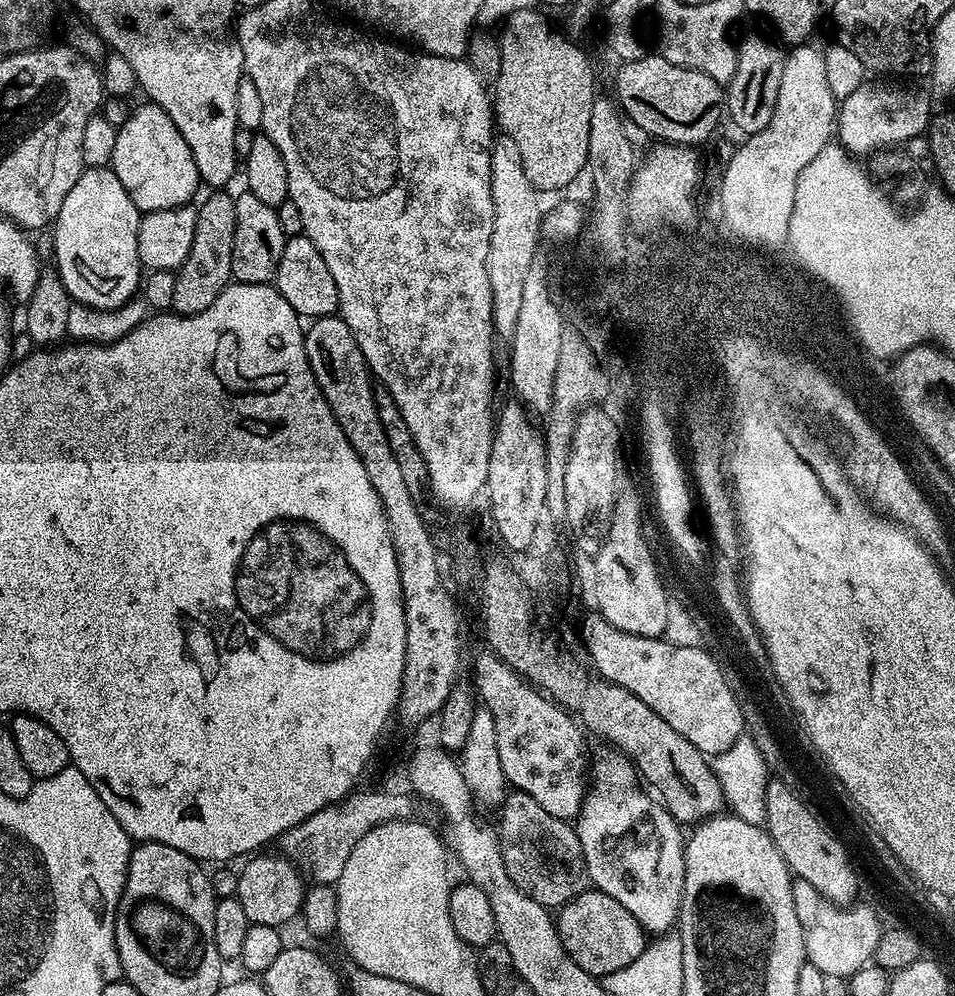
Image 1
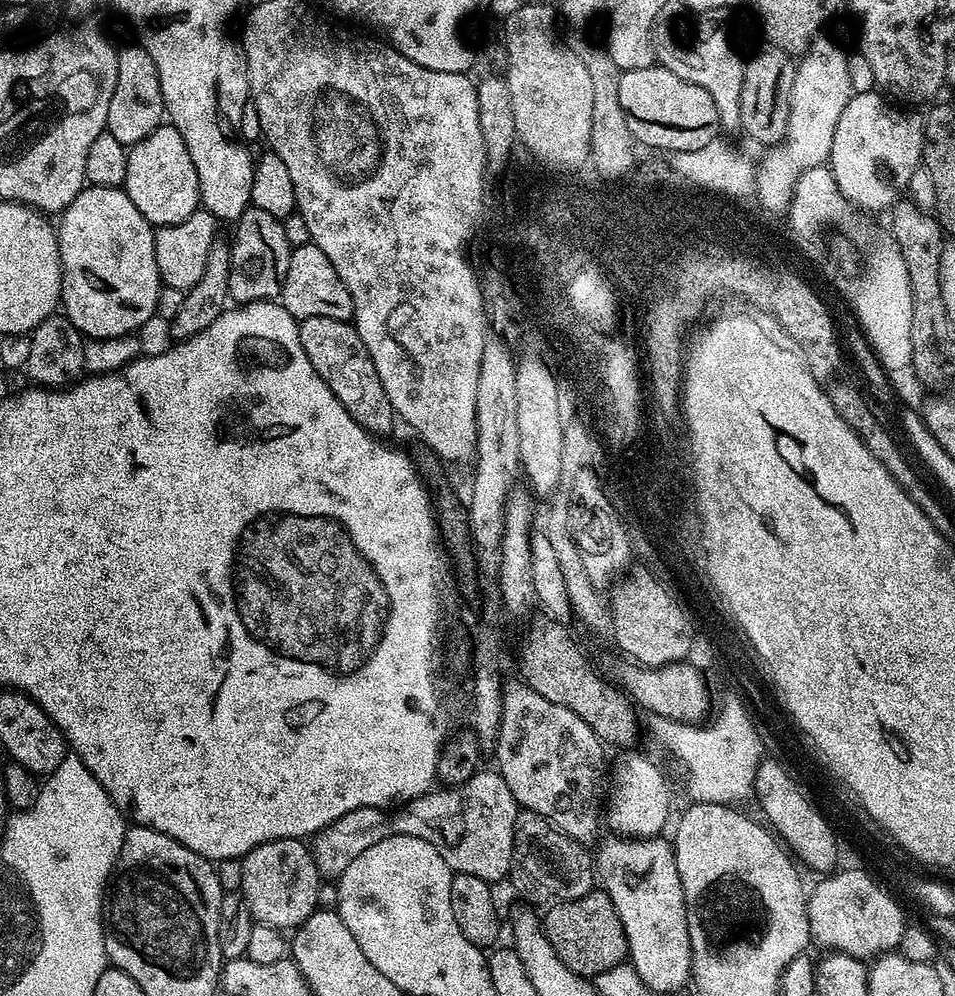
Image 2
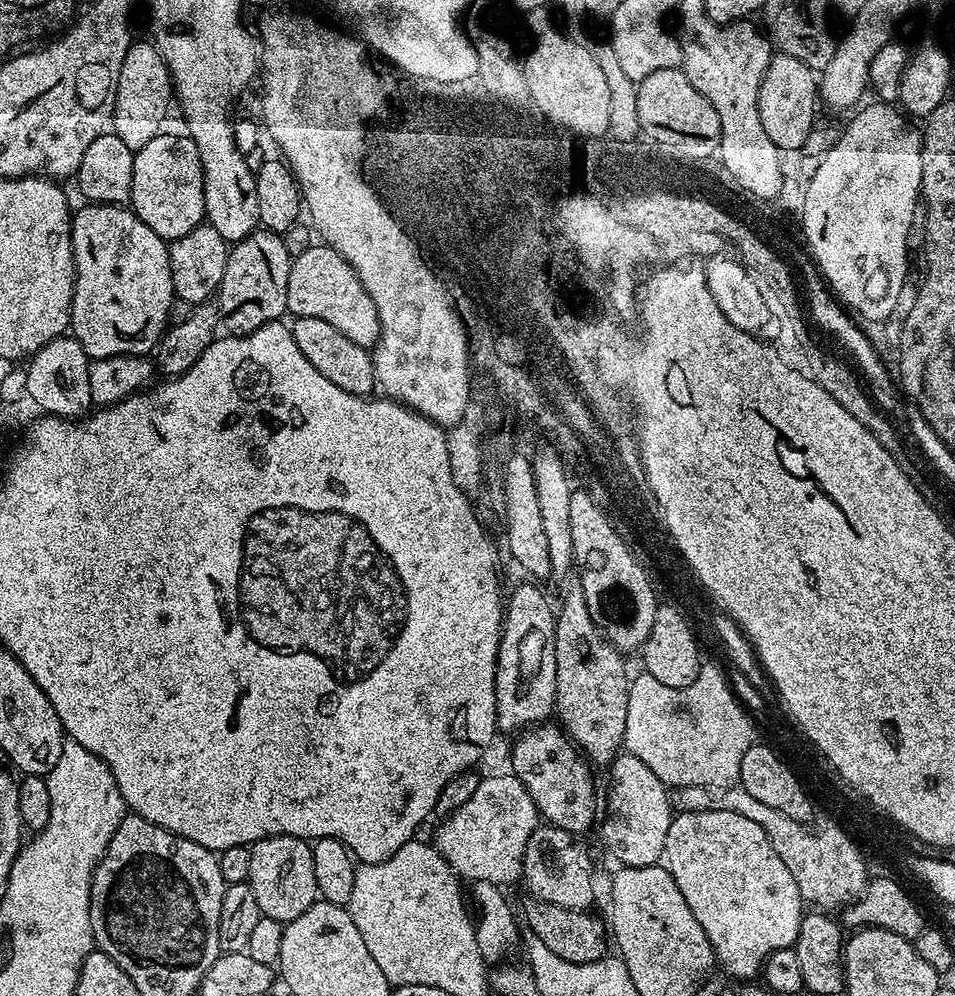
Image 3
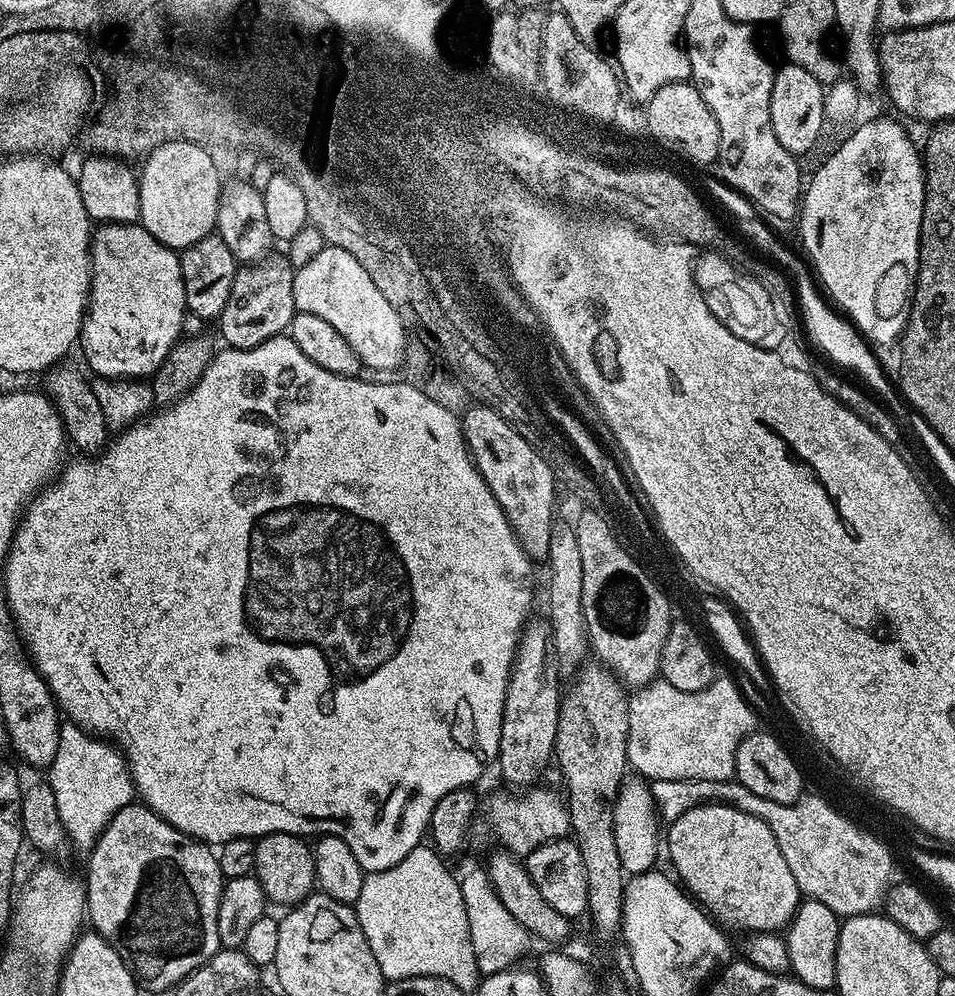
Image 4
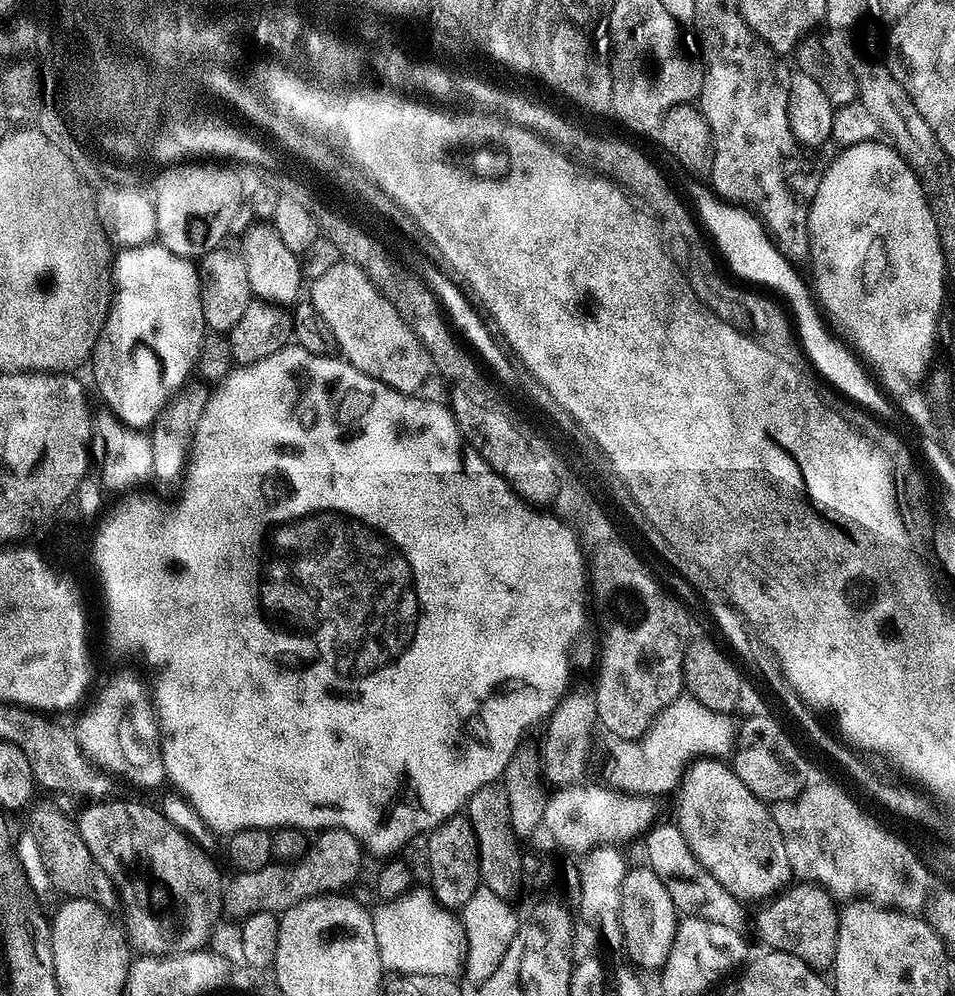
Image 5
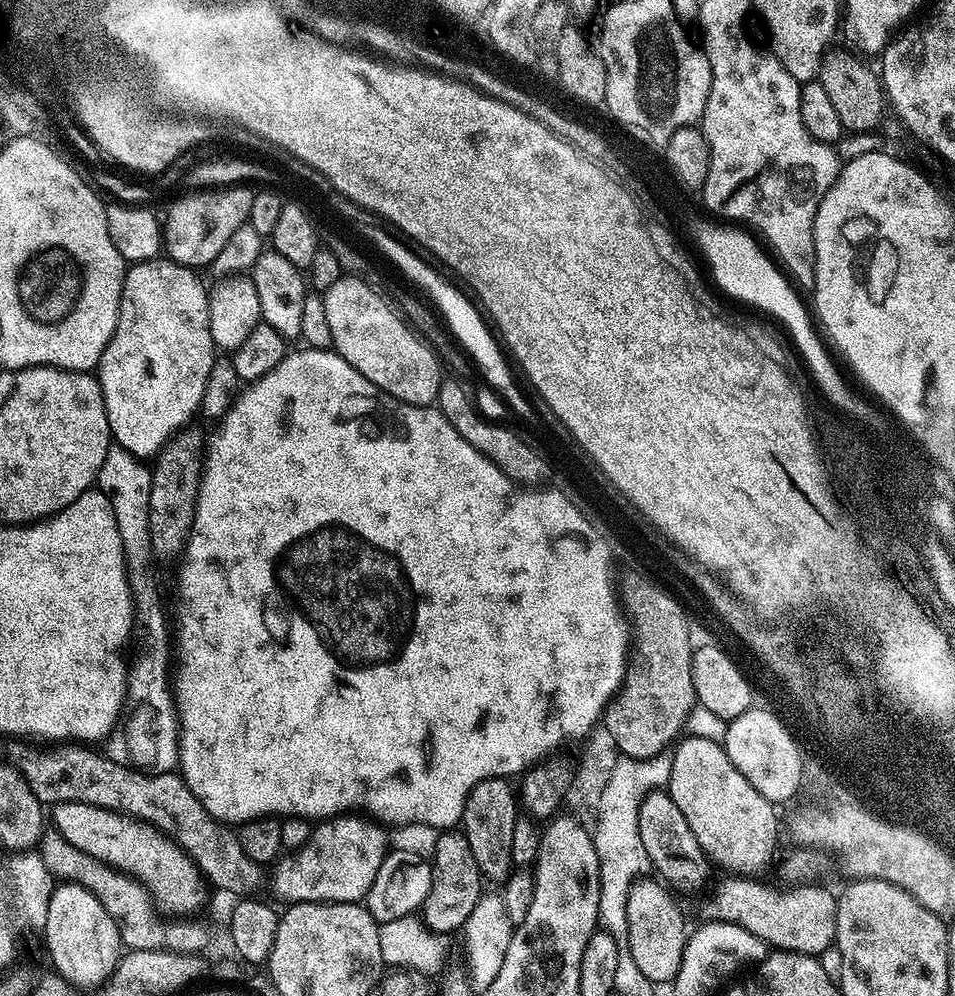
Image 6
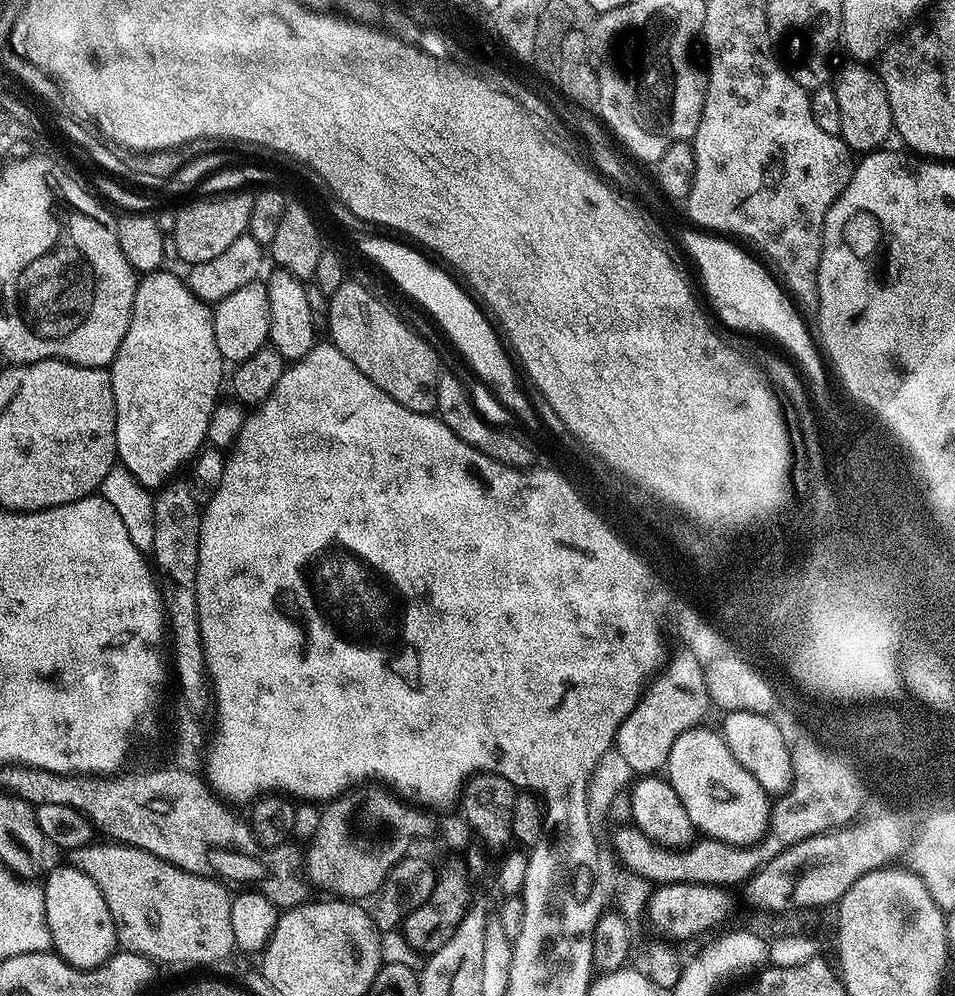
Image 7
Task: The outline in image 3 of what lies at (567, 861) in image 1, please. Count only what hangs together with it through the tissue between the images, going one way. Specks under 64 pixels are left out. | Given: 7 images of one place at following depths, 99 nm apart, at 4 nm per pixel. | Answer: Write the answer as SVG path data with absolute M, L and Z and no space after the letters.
M541 824L527 842L521 879L533 899L550 902L566 909L587 911L594 898L590 856L571 832L554 825Z

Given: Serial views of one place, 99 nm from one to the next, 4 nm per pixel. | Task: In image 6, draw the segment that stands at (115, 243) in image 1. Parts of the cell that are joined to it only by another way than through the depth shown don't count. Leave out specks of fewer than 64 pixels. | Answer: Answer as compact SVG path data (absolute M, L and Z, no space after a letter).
M167 258L141 260L124 274L120 317L106 350L102 350L98 379L113 441L141 458L155 457L191 416L201 411L203 391L218 357L210 334L209 289L196 276L193 269Z

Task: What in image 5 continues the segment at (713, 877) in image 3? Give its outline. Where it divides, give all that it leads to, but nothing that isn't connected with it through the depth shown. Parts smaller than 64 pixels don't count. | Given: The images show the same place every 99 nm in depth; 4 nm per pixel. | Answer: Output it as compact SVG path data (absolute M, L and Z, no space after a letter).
M693 759L683 771L678 785L679 794L674 817L676 827L694 858L706 870L710 870L710 874L714 874L714 878L718 878L718 882L722 882L722 886L730 890L730 894L734 894L741 902L764 902L775 897L793 879L790 858L786 858L786 846L782 842L782 834L778 834L778 826L774 826L769 805L757 798L723 759Z

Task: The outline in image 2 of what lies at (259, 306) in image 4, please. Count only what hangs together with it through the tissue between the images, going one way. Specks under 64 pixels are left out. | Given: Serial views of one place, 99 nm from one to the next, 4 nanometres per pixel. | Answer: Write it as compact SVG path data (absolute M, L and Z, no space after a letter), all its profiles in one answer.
M249 207L234 221L236 233L230 239L230 286L228 295L237 305L276 300L284 291L286 266L292 247L286 242L284 221L267 210Z

